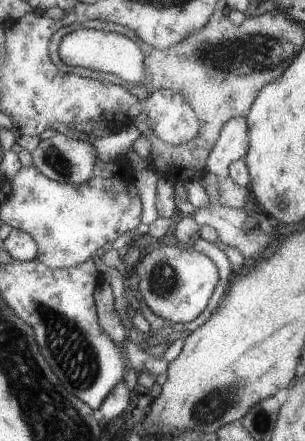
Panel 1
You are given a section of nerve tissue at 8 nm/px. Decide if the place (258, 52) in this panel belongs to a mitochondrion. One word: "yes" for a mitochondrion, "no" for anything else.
yes

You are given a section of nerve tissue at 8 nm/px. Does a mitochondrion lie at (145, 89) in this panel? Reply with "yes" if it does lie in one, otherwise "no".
no

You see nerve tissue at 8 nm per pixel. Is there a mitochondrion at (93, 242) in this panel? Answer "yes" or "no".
no

